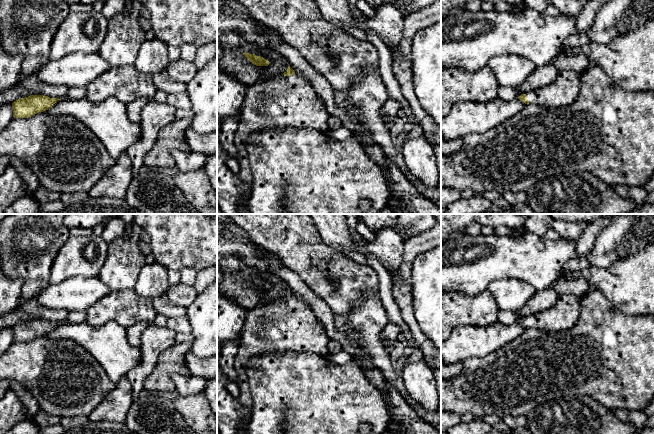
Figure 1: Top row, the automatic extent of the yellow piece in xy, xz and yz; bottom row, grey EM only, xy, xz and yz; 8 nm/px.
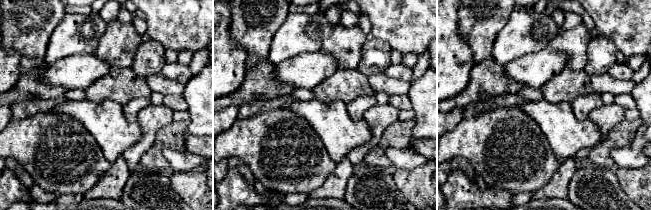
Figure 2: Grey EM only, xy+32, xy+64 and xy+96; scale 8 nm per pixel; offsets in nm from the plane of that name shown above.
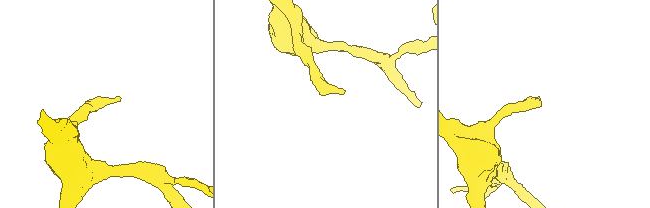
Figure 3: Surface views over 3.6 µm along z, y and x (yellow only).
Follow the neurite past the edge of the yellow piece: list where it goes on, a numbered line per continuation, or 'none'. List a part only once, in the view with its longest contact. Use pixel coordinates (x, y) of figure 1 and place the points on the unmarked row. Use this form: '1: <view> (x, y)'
1: yz (564, 314)

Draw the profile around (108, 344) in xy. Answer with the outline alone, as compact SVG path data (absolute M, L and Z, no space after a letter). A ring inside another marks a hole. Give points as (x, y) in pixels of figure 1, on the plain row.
M115 321L97 327L87 322L63 322L45 336L51 340L69 339L80 344L99 362L115 384L143 360L141 347L130 345L126 328Z

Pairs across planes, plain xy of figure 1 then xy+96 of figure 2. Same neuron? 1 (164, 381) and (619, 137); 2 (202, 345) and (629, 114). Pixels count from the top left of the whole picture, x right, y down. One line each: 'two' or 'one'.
1: one
2: two

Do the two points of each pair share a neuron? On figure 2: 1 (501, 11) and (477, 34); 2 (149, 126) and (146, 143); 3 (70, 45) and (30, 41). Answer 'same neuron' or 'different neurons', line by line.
1: same neuron
2: same neuron
3: different neurons

